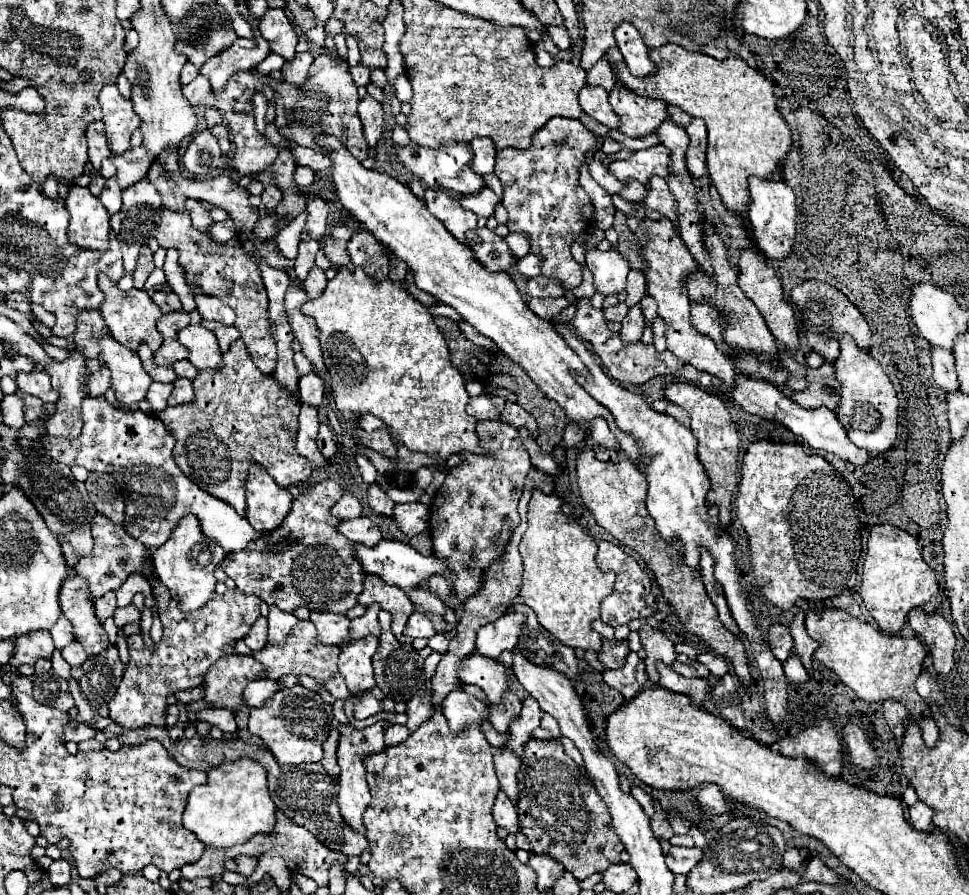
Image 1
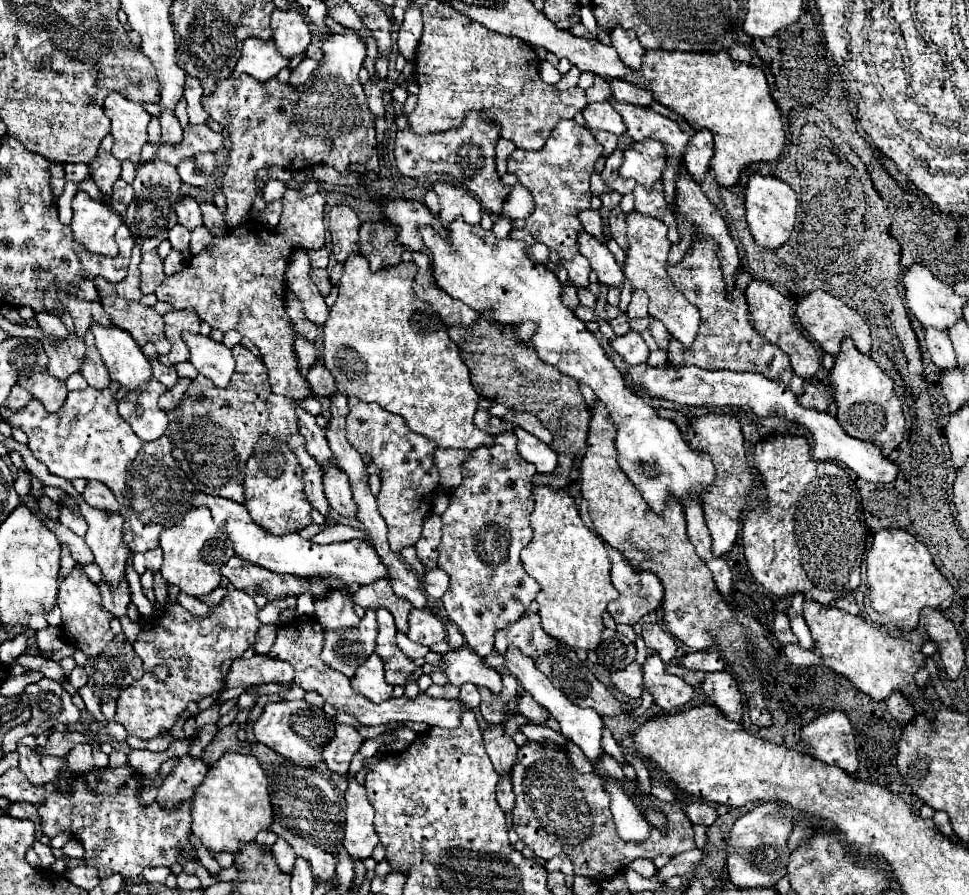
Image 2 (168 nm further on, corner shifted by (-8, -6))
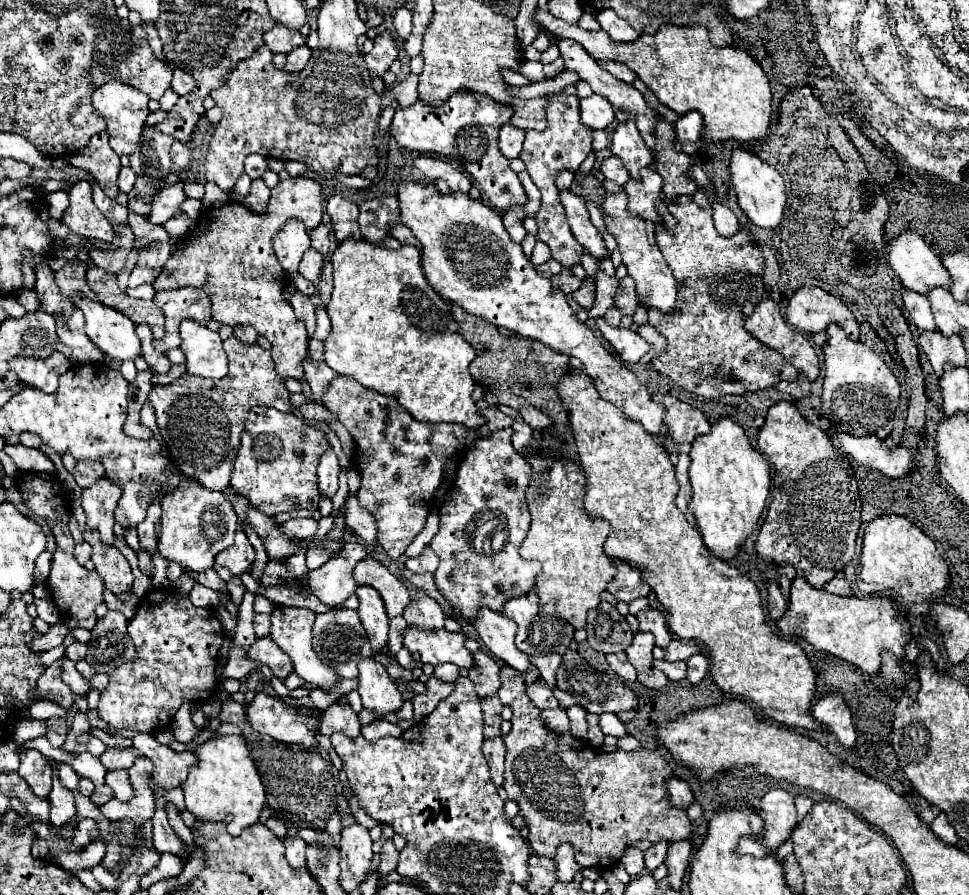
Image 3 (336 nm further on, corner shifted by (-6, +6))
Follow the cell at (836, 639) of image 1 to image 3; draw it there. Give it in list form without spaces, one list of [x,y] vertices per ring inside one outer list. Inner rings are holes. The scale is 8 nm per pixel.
[[[802,576],[792,582],[788,612],[778,620],[778,628],[784,636],[800,636],[816,650],[824,650],[838,656],[862,672],[874,676],[880,672],[882,652],[904,656],[904,646],[912,640],[906,618],[898,614],[898,608],[888,598],[842,598],[826,590],[812,588]]]

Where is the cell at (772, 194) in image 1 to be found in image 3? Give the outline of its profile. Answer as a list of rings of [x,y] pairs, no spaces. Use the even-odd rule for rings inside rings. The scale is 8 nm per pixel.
[[[734,150],[730,172],[732,172],[732,184],[738,196],[738,204],[746,212],[750,222],[760,228],[776,228],[782,222],[782,214],[786,208],[786,184],[784,178],[776,172],[776,168],[762,162],[756,154],[748,150]]]

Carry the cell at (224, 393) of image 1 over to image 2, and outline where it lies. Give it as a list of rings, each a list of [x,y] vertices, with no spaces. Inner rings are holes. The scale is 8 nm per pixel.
[[[238,344],[232,348],[232,354],[236,358],[236,370],[226,388],[214,388],[210,380],[206,380],[204,376],[196,376],[186,390],[180,406],[164,410],[170,420],[164,434],[172,438],[174,460],[186,472],[198,492],[244,502],[242,480],[246,460],[252,456],[252,444],[256,444],[258,436],[262,434],[276,436],[282,442],[288,442],[288,446],[296,452],[304,468],[304,492],[310,504],[324,518],[328,518],[330,504],[322,492],[322,470],[304,448],[306,442],[298,430],[296,402],[270,390],[264,362],[256,358],[248,348]]]

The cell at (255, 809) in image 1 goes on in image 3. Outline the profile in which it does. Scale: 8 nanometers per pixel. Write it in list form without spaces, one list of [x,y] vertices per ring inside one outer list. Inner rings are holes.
[[[218,736],[196,748],[198,764],[192,766],[186,782],[182,784],[186,810],[204,822],[224,822],[232,836],[258,822],[264,810],[266,794],[254,760],[248,754],[244,736]]]

